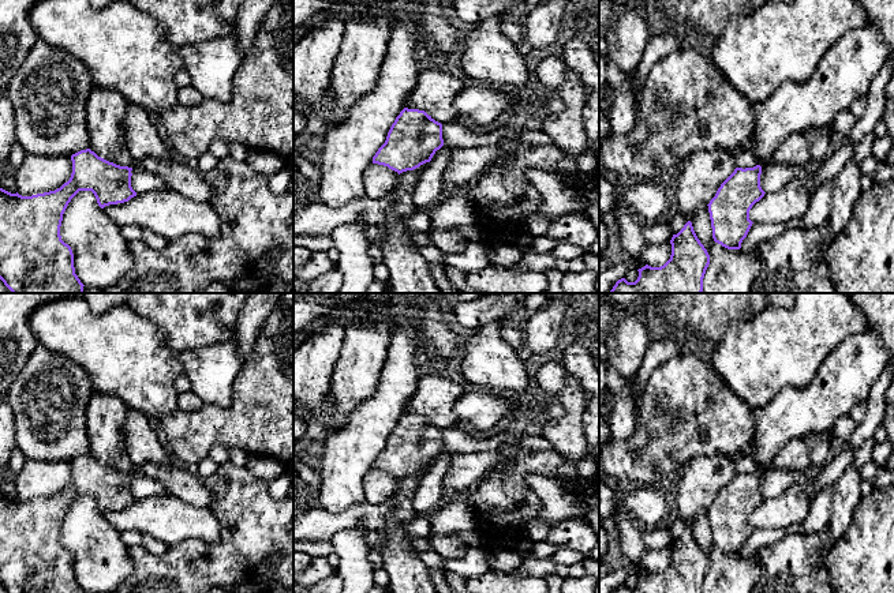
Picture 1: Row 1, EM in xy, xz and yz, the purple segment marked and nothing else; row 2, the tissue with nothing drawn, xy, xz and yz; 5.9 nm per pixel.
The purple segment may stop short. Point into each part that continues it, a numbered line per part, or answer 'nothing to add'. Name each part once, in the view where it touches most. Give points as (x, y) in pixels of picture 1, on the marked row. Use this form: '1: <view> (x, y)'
nothing to add

